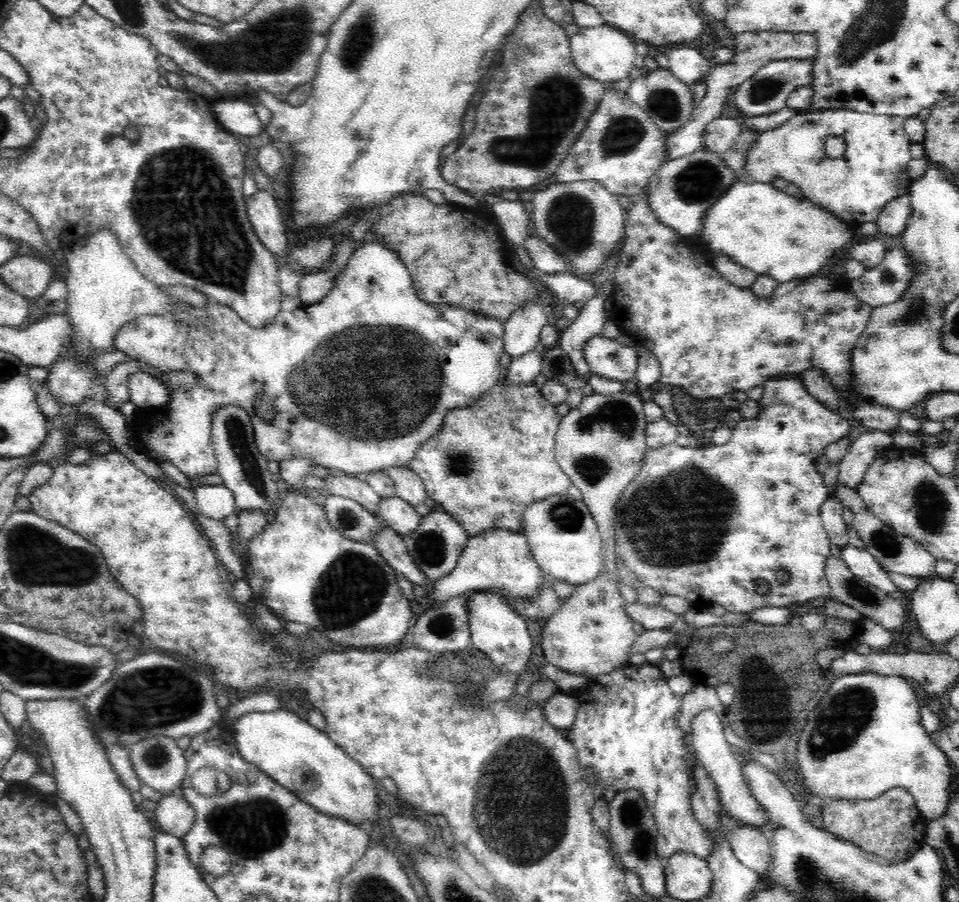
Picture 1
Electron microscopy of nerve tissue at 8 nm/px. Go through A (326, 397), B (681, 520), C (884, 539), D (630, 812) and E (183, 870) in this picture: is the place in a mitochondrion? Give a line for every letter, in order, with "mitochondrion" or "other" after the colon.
A: mitochondrion
B: mitochondrion
C: mitochondrion
D: mitochondrion
E: other

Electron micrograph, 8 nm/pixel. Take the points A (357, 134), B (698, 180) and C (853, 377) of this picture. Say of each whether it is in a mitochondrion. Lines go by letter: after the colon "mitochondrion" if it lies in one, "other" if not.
A: mitochondrion
B: mitochondrion
C: other

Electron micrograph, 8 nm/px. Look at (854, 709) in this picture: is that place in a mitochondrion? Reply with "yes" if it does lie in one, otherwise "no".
yes

